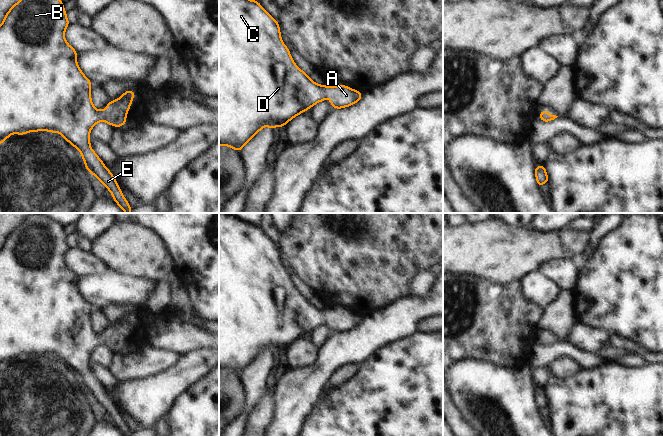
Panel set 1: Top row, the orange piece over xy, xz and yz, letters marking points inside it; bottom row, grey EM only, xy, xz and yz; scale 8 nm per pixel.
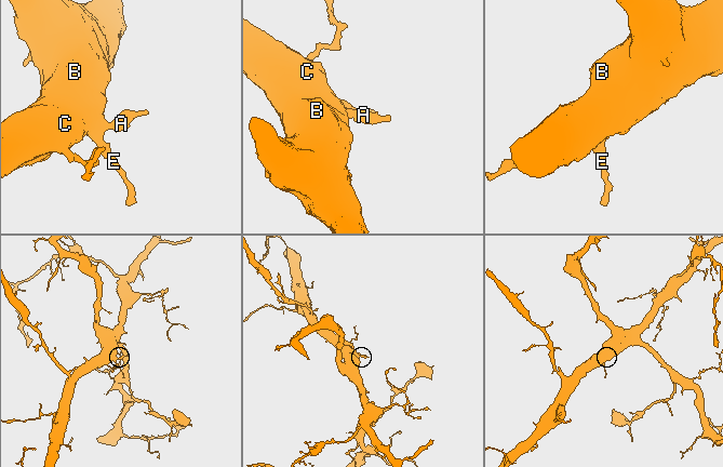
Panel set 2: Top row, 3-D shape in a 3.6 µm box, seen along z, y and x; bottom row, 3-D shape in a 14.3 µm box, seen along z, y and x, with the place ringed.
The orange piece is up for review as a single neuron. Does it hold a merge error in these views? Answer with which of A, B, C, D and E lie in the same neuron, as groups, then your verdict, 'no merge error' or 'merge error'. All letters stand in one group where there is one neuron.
A B C D E; no merge error

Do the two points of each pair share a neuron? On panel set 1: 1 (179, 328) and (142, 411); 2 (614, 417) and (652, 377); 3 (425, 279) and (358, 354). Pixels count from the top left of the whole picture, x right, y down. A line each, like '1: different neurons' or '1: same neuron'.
1: different neurons
2: same neuron
3: different neurons

